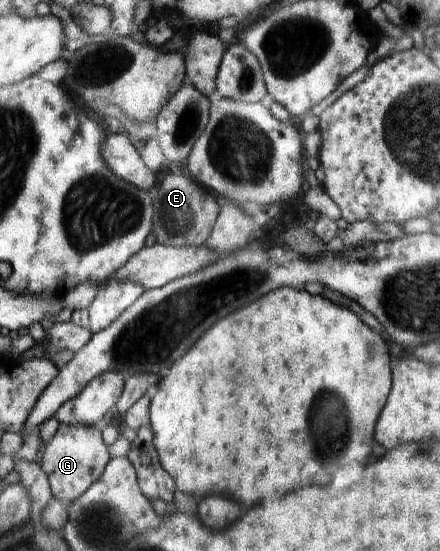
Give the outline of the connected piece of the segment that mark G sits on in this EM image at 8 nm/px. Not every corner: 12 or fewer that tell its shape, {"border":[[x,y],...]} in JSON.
{"border":[[60,423],[37,459],[67,505],[111,462],[96,425]]}

